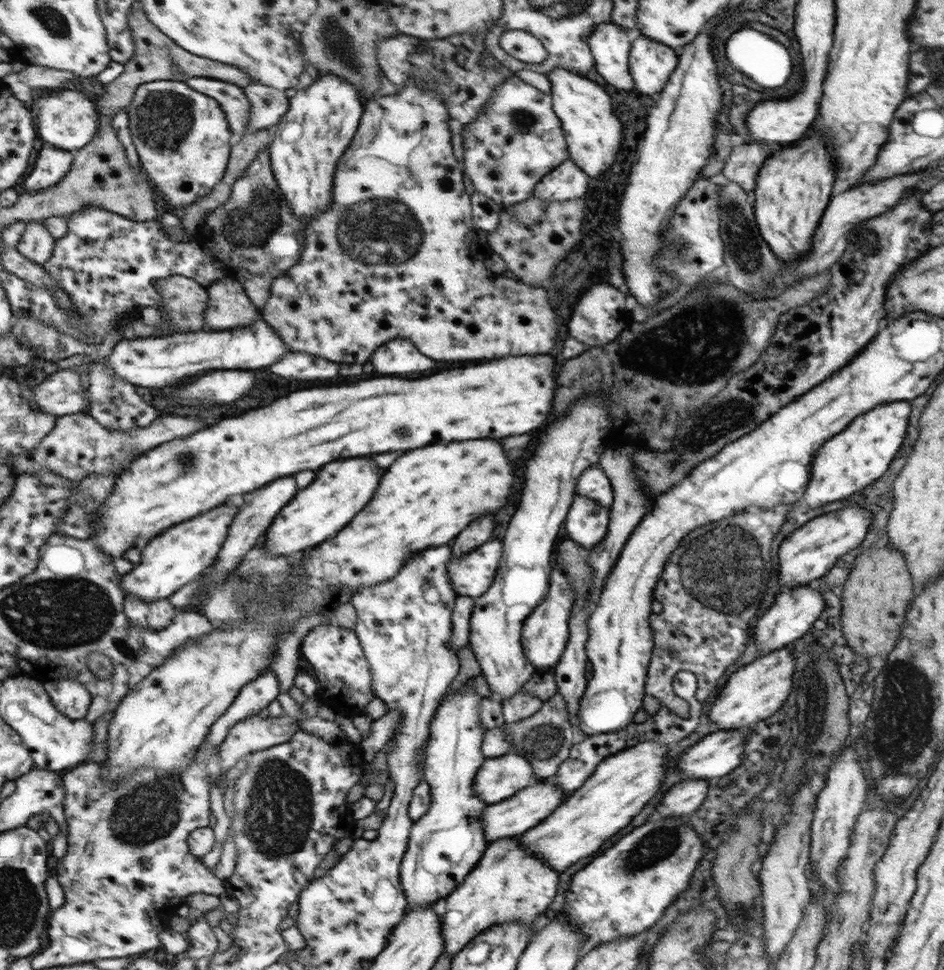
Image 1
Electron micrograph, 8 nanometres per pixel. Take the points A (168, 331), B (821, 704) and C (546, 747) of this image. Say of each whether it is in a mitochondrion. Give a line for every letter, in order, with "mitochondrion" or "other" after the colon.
A: other
B: mitochondrion
C: mitochondrion

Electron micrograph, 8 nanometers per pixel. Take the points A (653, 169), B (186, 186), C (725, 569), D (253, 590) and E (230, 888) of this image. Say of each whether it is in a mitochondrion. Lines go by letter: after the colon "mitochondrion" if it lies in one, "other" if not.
A: other
B: other
C: mitochondrion
D: mitochondrion
E: other

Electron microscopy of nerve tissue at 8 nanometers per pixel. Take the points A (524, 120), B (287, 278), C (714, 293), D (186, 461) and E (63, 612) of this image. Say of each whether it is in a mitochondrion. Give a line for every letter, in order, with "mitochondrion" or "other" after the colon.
A: mitochondrion
B: other
C: mitochondrion
D: mitochondrion
E: mitochondrion

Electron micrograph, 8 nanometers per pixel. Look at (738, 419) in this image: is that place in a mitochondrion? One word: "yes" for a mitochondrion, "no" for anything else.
yes

